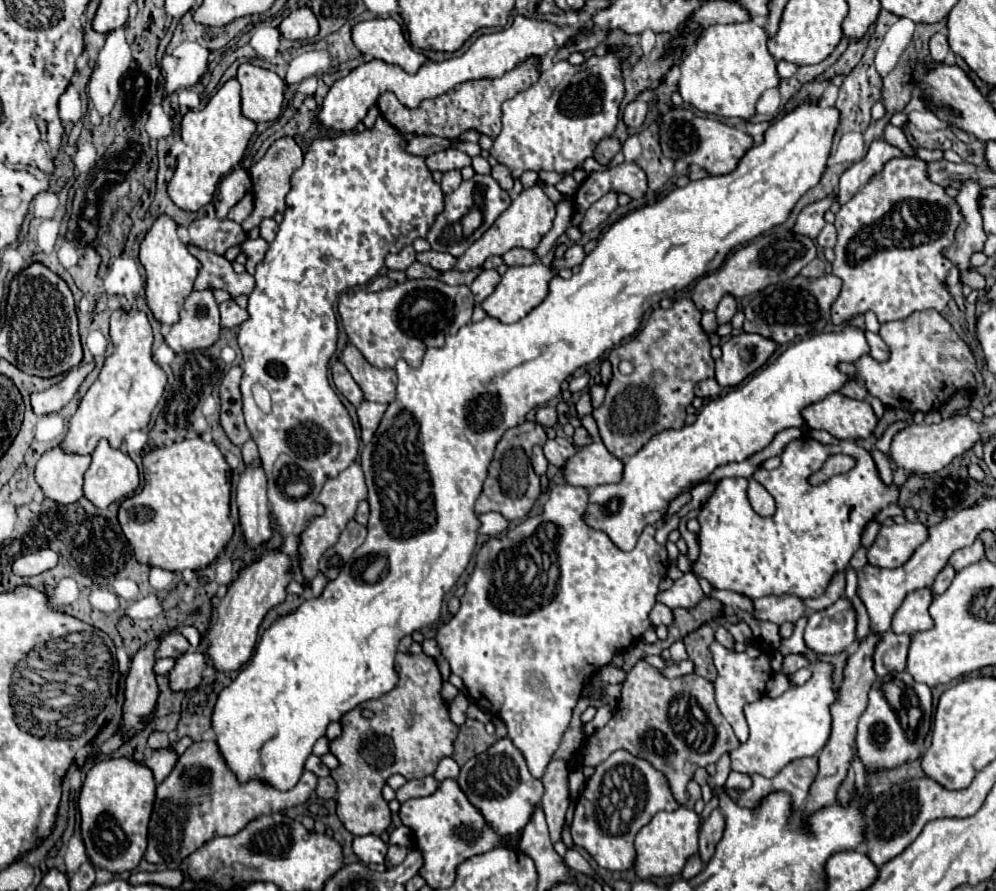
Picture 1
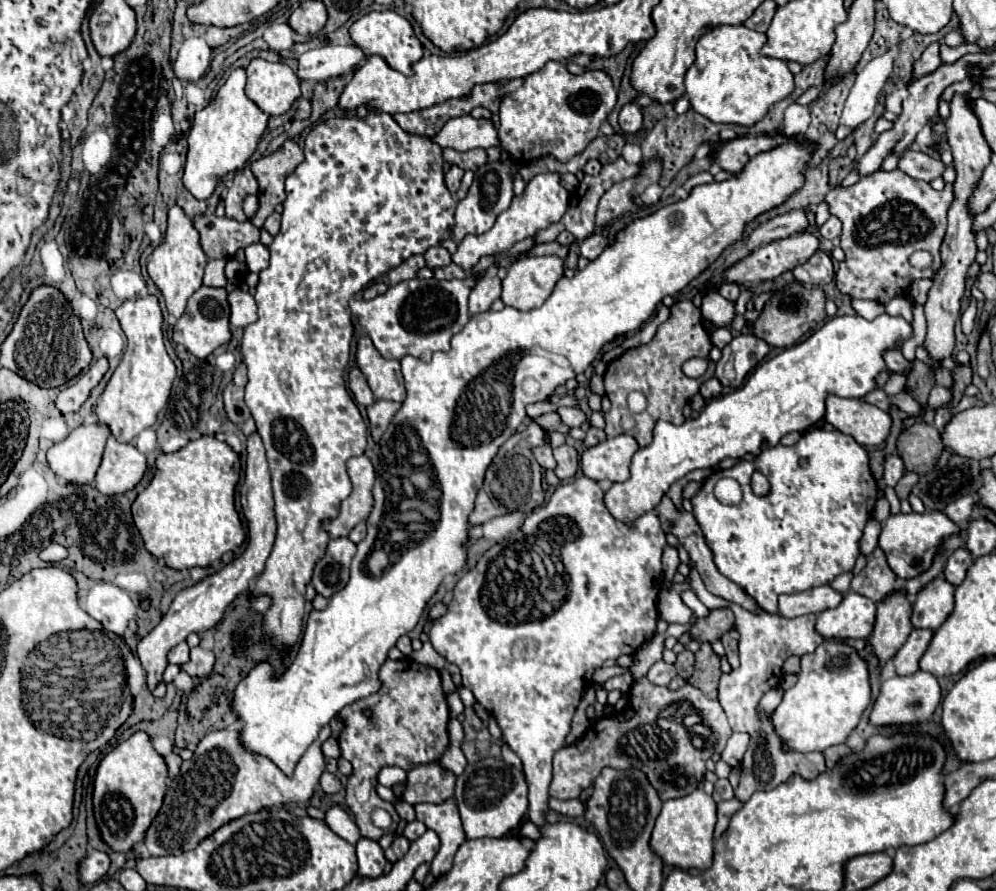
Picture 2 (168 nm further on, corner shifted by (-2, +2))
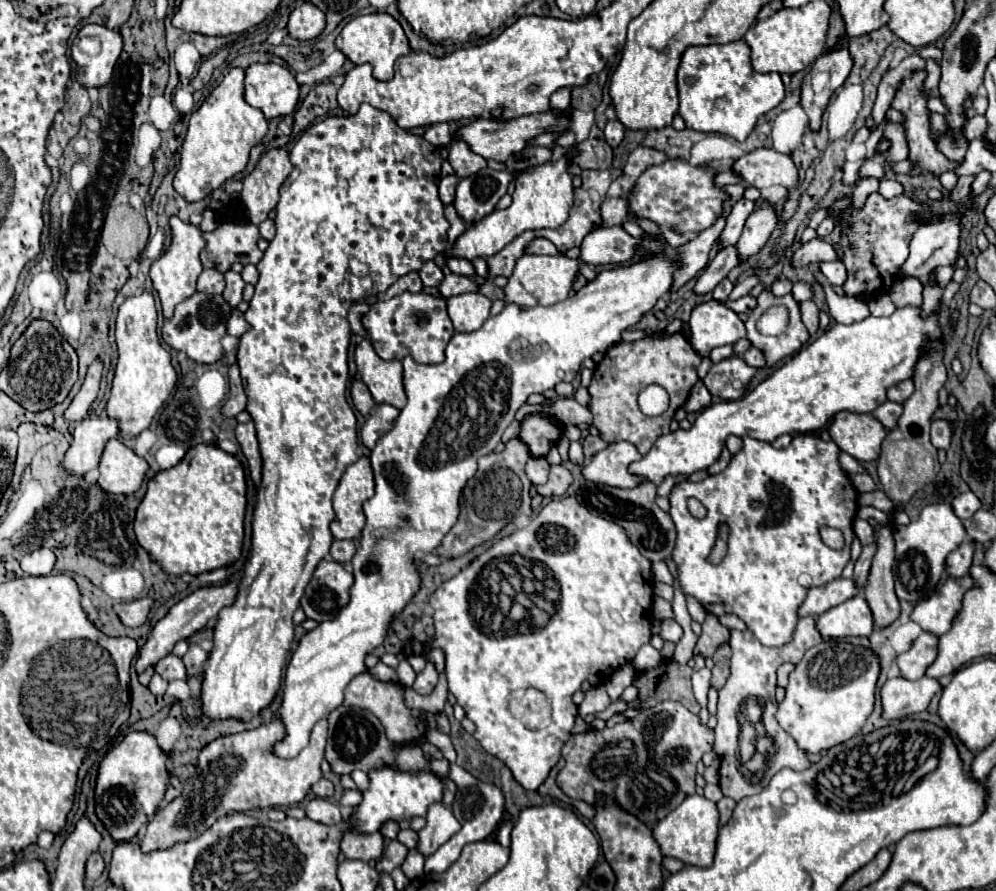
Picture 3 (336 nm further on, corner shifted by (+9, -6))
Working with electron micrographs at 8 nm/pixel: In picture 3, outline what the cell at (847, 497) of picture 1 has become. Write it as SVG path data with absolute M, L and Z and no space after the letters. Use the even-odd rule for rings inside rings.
M814 433L794 435L790 447L786 449L774 449L770 443L756 441L752 437L744 437L742 441L744 447L732 457L730 465L722 473L710 475L698 483L678 483L672 489L670 515L678 531L672 559L678 565L682 591L694 595L708 613L716 617L724 613L736 613L762 645L780 647L792 639L792 629L798 621L796 611L804 601L808 589L838 579L850 561L850 543L854 539L852 523L858 513L858 493L846 471L840 467L840 449L834 441L822 441ZM688 497L696 497L706 507L704 519L690 515L686 507ZM752 499L762 501L762 505L750 507ZM720 521L726 521L730 525L728 555L722 559L722 563L712 565L706 561L706 557L714 547ZM822 527L834 527L842 531L844 547L840 551L830 549L822 541Z

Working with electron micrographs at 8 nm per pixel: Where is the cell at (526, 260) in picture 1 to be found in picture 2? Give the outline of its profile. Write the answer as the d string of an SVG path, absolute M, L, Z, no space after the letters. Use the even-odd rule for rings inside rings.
M543 243L529 251L529 255L559 255L559 257L565 257L567 253L569 253L569 247L563 247L559 243Z

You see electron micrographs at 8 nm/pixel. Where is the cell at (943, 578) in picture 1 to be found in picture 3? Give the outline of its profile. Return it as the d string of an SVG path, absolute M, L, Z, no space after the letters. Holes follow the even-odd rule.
M966 539L956 551L952 551L946 557L946 573L952 579L962 579L968 577L968 571L972 567L972 553L974 553L974 543Z

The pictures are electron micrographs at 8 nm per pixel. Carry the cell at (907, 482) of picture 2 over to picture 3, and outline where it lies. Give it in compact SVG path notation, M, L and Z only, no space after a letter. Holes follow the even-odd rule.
M881 490L859 494L858 505L860 507L872 505L872 507L884 511L884 513L890 513L894 509L894 503L890 501L890 497Z

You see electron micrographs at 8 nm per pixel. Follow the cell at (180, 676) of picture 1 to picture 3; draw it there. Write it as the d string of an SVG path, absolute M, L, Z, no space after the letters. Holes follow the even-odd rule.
M190 645L188 653L182 657L182 661L186 665L186 675L194 677L194 675L202 673L202 669L206 665L206 659L208 659L208 655L200 649L200 645Z

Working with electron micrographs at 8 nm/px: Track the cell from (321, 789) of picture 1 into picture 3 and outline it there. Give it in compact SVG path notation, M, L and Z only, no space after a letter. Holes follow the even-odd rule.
M320 779L318 783L312 785L312 791L316 797L322 797L322 799L332 799L334 795L334 785L328 781L328 779Z

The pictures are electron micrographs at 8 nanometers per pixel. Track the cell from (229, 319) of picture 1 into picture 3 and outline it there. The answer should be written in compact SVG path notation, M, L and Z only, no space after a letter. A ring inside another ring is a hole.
M234 309L232 315L230 315L230 319L228 319L228 335L240 337L240 335L244 335L248 329L250 329L250 325L246 323L244 313L242 313L240 309Z

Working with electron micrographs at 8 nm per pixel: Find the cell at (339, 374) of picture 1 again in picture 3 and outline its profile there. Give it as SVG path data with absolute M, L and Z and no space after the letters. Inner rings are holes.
M354 381L354 383L352 383L350 395L352 395L354 407L356 407L362 415L368 415L368 413L372 411L372 407L376 405L376 403L372 401L372 395L370 395L368 387L366 387L362 381Z

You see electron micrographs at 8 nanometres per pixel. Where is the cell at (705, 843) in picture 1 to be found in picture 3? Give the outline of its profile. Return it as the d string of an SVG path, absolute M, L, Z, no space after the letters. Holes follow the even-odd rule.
M724 797L724 799L720 799L716 803L716 807L718 807L718 813L720 813L720 825L726 825L728 819L730 819L730 815L732 815L732 811L734 811L734 807L736 807L736 801Z

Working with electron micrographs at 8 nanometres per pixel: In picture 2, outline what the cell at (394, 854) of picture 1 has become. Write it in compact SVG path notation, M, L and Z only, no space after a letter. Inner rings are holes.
M401 835L401 837L395 837L395 841L391 843L391 847L389 849L385 849L385 857L391 861L391 863L395 863L395 861L399 861L405 853L407 853L407 849L409 849L409 841Z

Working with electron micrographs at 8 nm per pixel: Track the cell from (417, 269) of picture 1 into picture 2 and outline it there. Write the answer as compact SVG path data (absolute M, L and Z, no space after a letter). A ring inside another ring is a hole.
M455 263L435 269L435 279L465 279L465 277L467 277L467 273L463 269L459 269L459 265L455 265Z

